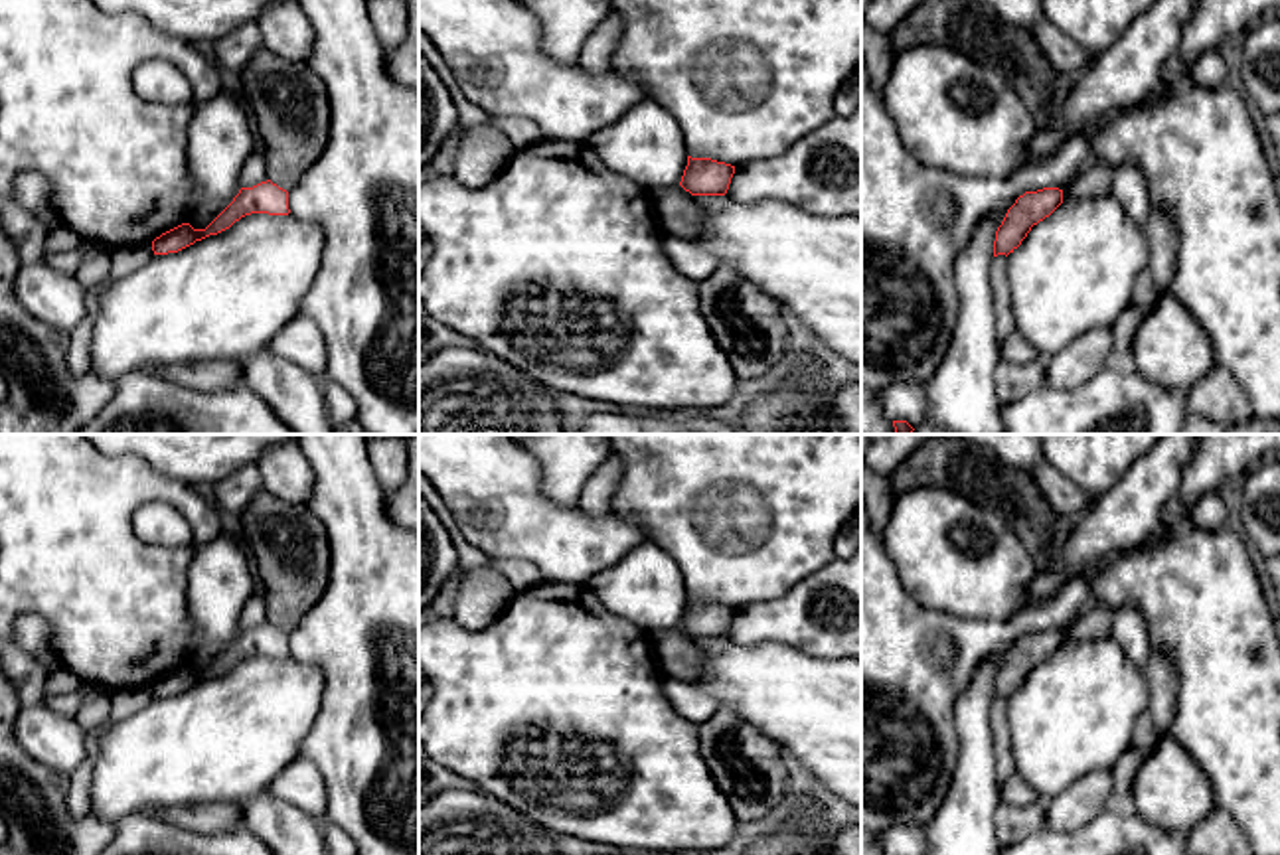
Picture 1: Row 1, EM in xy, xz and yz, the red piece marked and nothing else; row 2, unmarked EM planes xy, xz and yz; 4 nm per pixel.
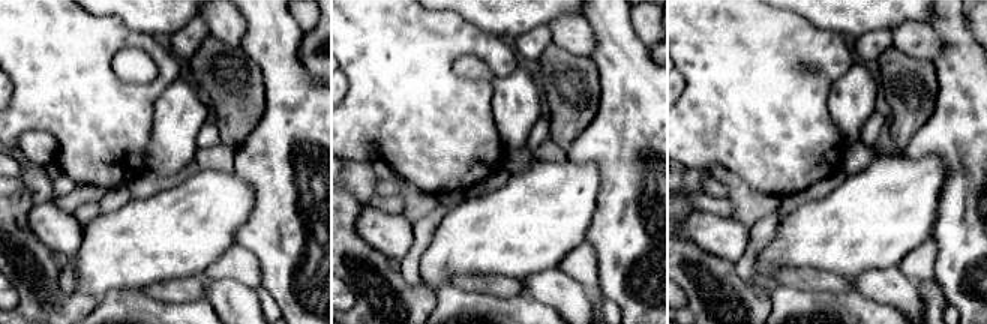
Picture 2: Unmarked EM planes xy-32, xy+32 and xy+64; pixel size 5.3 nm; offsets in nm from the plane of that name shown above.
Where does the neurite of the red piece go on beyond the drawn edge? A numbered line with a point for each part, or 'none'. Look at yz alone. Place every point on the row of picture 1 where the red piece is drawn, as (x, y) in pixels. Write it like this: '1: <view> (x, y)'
1: yz (1093, 180)

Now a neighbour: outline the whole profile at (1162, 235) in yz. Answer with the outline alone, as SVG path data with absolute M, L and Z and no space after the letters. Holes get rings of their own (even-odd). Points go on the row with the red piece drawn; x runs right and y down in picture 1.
M1150 209L1146 227L1148 269L1152 272L1156 296L1163 296L1175 276L1177 229L1161 209Z

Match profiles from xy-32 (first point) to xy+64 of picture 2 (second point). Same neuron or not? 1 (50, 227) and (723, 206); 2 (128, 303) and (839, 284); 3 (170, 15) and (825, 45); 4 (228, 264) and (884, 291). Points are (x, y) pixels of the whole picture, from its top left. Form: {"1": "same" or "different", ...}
{"1": "different", "2": "different", "3": "different", "4": "different"}

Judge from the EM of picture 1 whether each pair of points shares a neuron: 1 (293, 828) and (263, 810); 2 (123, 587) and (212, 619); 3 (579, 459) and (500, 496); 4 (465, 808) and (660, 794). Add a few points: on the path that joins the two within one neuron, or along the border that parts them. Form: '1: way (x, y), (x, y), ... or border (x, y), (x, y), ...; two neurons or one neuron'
1: way (285, 828), (271, 818); one neuron
2: border (188, 563), (188, 658); two neurons
3: border (534, 455), (542, 492), (558, 504), (575, 506); two neurons
4: border (473, 784), (518, 808), (548, 830); two neurons

